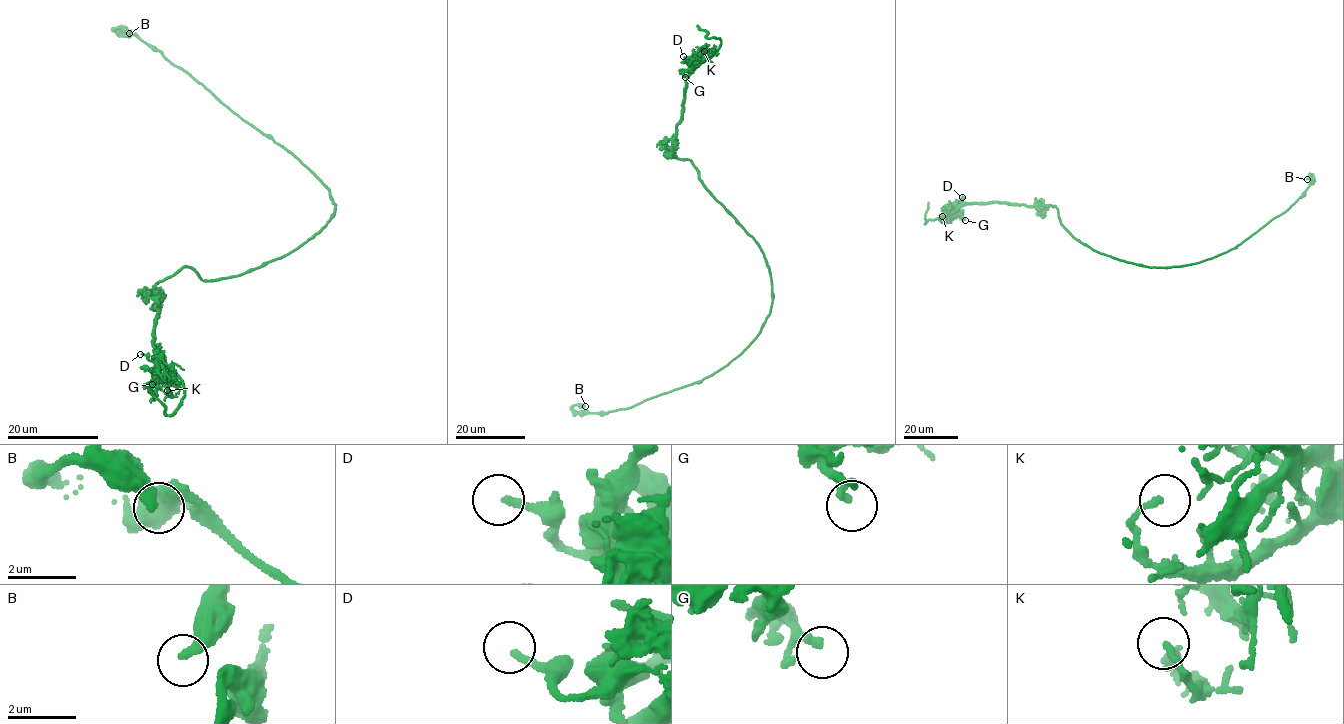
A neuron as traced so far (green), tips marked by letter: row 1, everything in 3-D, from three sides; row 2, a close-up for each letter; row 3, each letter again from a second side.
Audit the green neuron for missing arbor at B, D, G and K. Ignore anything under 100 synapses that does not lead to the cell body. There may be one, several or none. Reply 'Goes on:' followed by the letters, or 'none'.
Goes on: none

